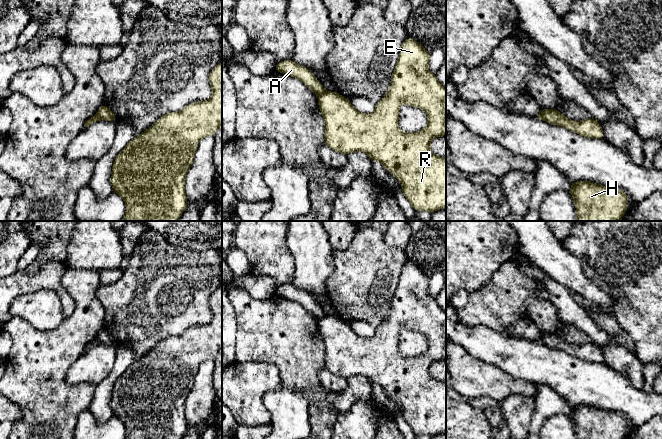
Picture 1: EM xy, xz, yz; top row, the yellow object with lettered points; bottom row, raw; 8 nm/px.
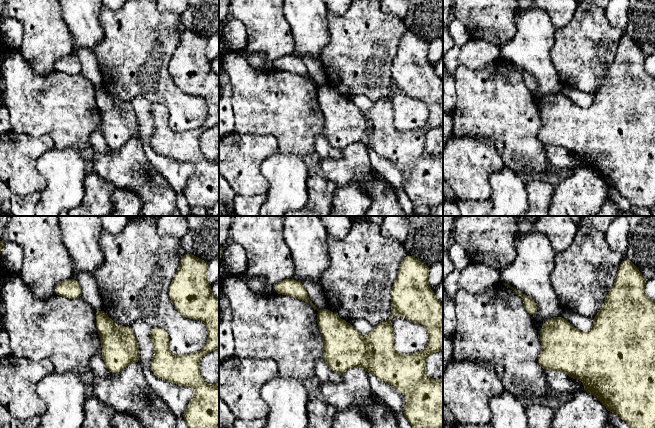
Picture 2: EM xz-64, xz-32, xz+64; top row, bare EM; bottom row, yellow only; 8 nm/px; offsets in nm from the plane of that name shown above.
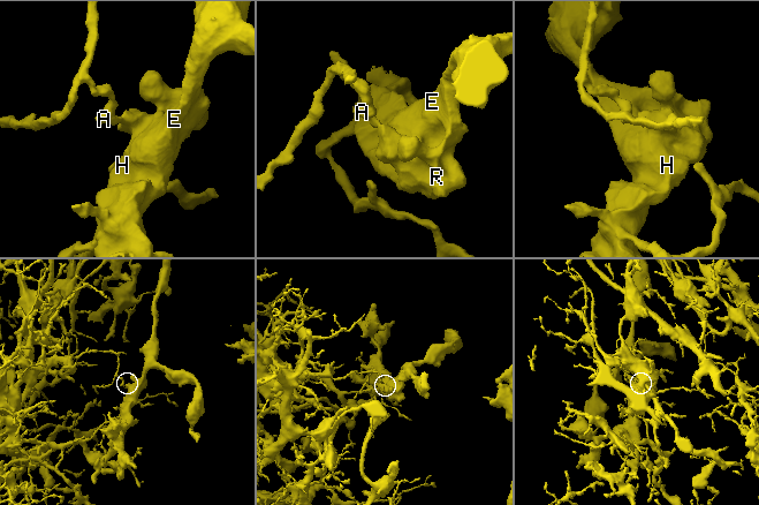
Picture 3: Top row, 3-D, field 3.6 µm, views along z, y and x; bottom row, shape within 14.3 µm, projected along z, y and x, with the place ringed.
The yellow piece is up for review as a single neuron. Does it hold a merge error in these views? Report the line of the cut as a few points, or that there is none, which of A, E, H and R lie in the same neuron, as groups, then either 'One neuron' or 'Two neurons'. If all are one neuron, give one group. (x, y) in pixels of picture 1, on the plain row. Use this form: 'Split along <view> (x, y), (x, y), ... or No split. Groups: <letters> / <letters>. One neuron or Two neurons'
Split along xz (324, 314), (318, 320). Groups: A / E H R. Two neurons

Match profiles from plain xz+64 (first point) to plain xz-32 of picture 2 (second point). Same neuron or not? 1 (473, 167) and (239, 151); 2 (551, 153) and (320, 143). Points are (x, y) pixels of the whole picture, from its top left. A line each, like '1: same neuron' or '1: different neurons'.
1: same neuron
2: same neuron

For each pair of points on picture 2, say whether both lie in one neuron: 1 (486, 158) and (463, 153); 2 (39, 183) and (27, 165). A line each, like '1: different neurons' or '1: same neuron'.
1: same neuron
2: same neuron

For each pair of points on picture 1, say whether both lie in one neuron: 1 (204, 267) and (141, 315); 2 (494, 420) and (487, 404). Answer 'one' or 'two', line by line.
1: one
2: one

